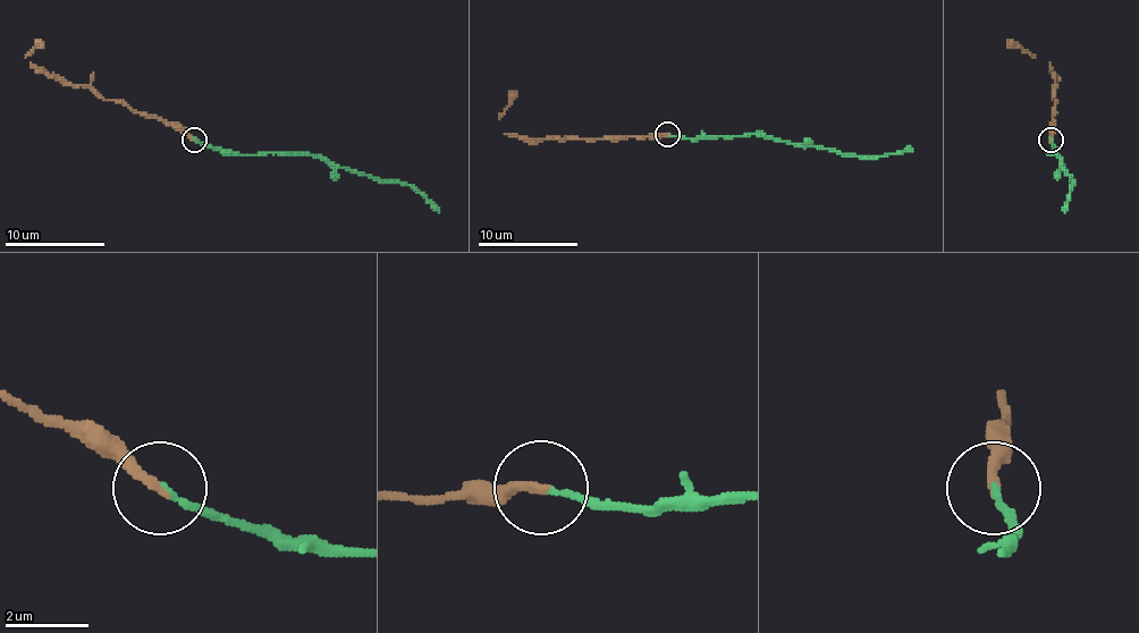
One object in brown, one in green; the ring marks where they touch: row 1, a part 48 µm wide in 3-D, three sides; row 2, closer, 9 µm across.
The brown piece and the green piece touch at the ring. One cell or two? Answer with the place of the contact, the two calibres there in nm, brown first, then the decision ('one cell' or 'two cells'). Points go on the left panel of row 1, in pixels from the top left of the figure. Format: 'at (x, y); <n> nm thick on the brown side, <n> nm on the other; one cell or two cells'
at (194, 140); 280 nm thick on the brown side, 140 nm on the other; one cell

